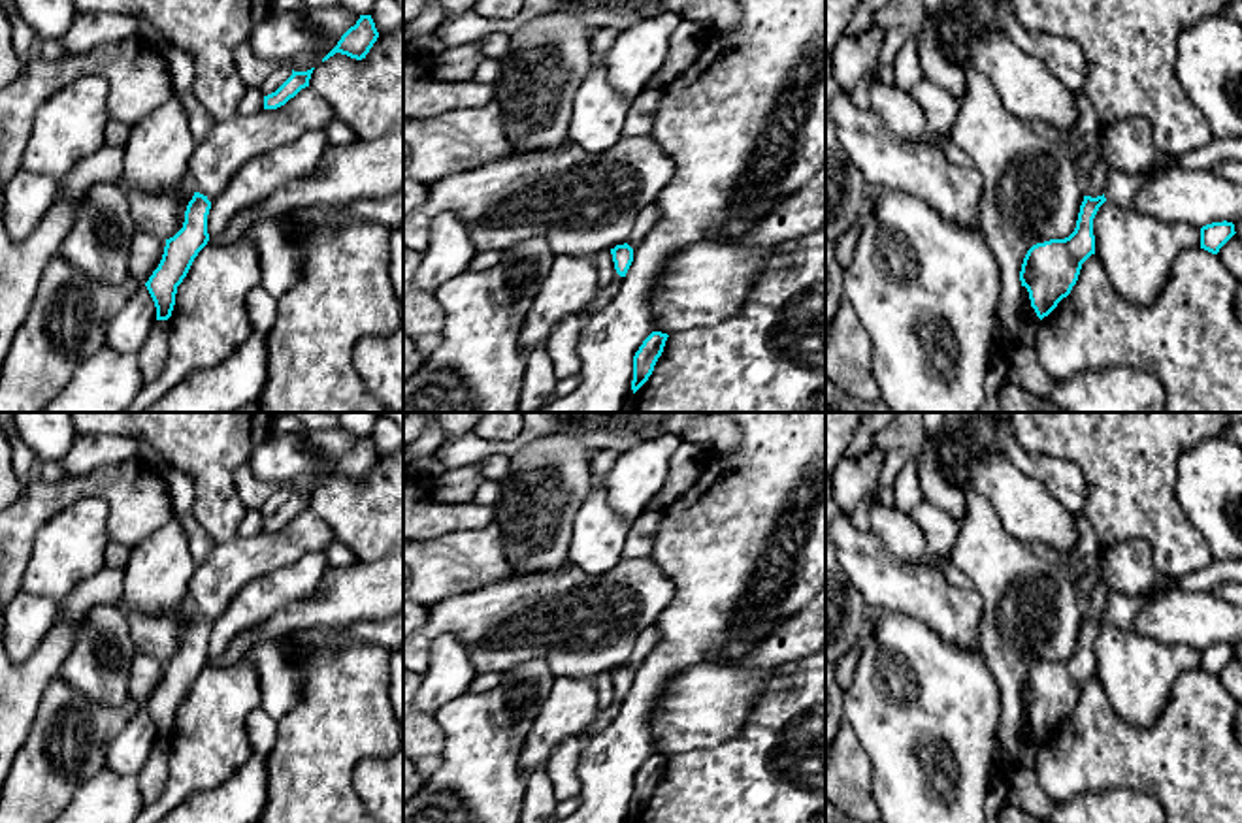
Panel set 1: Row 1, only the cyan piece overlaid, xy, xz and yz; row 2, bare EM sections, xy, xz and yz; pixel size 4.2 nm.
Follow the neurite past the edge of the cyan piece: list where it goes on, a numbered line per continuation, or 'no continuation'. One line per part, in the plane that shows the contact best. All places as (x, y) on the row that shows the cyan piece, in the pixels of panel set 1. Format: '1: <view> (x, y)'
1: yz (1122, 187)

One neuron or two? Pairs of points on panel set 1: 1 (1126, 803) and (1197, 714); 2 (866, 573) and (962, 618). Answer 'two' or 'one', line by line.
1: two
2: one

